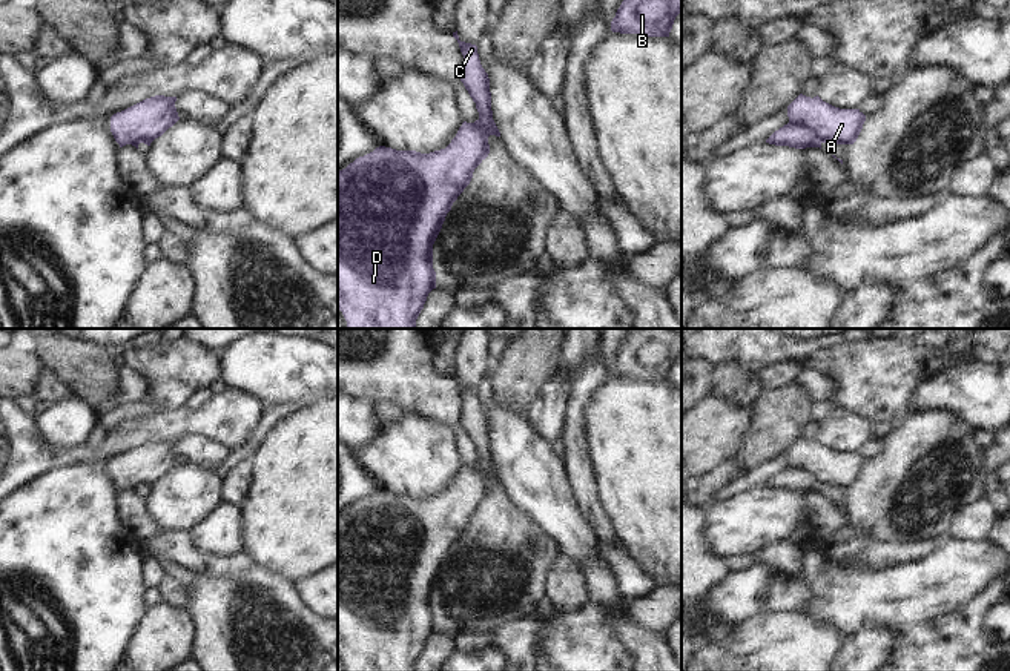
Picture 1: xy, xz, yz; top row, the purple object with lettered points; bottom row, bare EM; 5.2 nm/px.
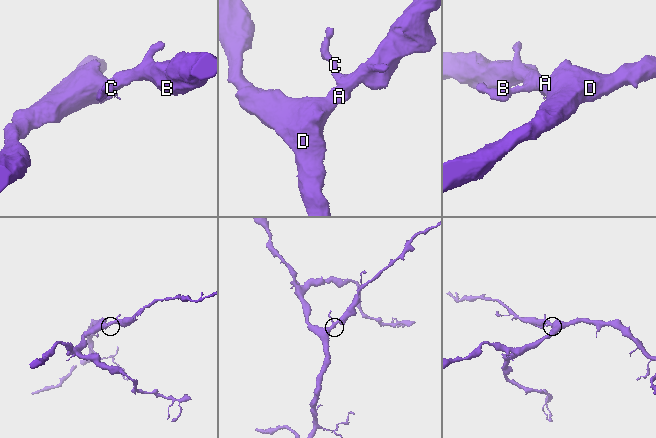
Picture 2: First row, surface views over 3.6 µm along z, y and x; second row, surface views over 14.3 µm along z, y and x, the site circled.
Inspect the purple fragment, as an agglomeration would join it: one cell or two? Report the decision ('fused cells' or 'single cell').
fused cells

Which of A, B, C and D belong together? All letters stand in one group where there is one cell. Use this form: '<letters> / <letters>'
A B D / C

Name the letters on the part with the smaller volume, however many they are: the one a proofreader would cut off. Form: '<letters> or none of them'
C

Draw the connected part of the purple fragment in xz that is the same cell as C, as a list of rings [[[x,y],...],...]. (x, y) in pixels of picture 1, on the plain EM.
[[[457,375],[453,376],[453,381],[457,384],[460,396],[464,399],[464,413],[460,418],[460,425],[464,427],[473,445],[476,447],[480,468],[490,478],[491,476],[490,468],[494,464],[491,454],[491,436],[488,418],[480,408],[477,390],[460,385]]]

